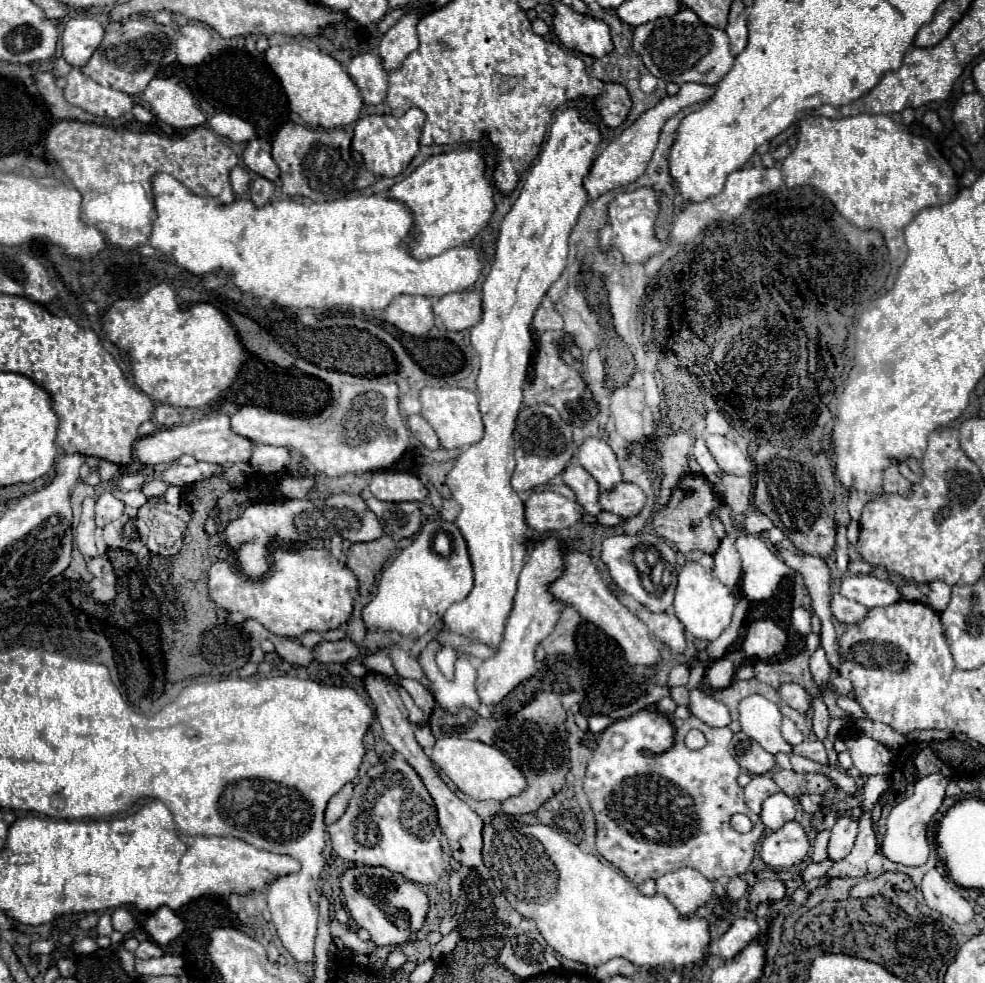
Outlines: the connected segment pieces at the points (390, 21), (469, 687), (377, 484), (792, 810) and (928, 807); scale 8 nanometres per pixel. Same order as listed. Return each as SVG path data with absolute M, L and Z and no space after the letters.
M396 9L390 11L390 13L378 23L378 35L384 35L384 33L386 33L386 31L400 19L400 13L402 13L402 11L396 11Z
M432 639L424 649L422 649L422 653L418 655L418 663L420 663L420 667L422 667L422 671L424 671L424 677L428 679L428 691L432 693L432 697L436 699L436 705L438 707L442 707L446 713L450 713L450 715L458 715L460 713L460 709L464 709L464 707L468 707L468 709L474 709L474 711L478 711L480 715L486 715L486 707L482 705L482 701L480 701L480 697L478 697L478 693L476 693L476 677L478 677L478 671L476 671L476 663L472 661L472 657L470 655L466 655L464 651L460 651L460 655L458 655L458 659L456 659L456 665L454 665L454 679L446 679L444 675L442 675L442 671L438 669L438 665L436 665L436 653L442 649L442 645L436 641L436 639Z
M378 471L368 487L380 501L422 501L428 495L428 489L416 475L402 471Z
M780 791L780 793L770 795L770 797L764 801L760 817L762 817L762 821L764 821L764 825L766 825L768 829L776 831L776 829L780 829L784 823L794 821L796 811L798 811L798 809L796 809L796 801L794 801L790 795L786 795L784 791Z
M940 773L926 775L920 781L916 781L910 795L890 811L888 823L886 823L886 835L882 841L882 853L890 861L902 863L902 865L912 865L912 867L926 863L926 859L928 859L926 827L928 827L930 819L934 817L934 813L942 807L942 801L946 795L946 785L948 785L948 779L944 775L940 775Z

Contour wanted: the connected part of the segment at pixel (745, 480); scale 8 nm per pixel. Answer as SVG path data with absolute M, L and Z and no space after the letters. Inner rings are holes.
M720 473L722 485L726 489L726 505L736 513L744 515L750 509L750 493L752 493L752 477L750 475L730 475Z

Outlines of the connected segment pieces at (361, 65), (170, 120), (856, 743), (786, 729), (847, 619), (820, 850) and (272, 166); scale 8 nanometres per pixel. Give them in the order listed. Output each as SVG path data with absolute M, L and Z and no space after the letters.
M376 53L356 55L348 65L348 73L354 79L354 83L360 87L366 103L376 105L386 99L388 71L384 69L380 55Z
M154 77L142 97L150 103L152 113L170 127L190 129L206 121L202 111L194 105L190 90L166 77Z
M860 735L858 739L852 739L848 751L852 755L854 767L862 775L888 775L892 769L892 751L872 737Z
M790 719L782 721L782 737L790 743L790 745L800 745L804 741L802 733L796 729L796 725Z
M834 593L834 595L832 595L830 607L832 607L834 617L836 617L840 623L848 623L848 625L862 621L862 619L868 615L868 609L866 609L864 605L860 605L858 601L846 599L846 597L842 597L840 593Z
M824 829L816 835L814 839L814 847L812 847L812 859L814 861L824 861L828 857L828 839L830 839L830 831Z
M254 137L248 141L248 145L242 153L242 161L250 171L254 171L260 177L266 177L270 181L276 181L280 175L280 169L270 155L270 143L260 137Z

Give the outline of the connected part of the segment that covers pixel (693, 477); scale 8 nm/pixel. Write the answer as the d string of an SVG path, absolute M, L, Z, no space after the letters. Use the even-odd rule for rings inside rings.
M686 473L672 491L668 503L658 507L658 511L654 513L652 527L660 537L676 545L682 553L704 551L712 555L720 545L720 539L712 529L712 519L720 519L720 507L722 501L716 495L714 485L702 473Z

